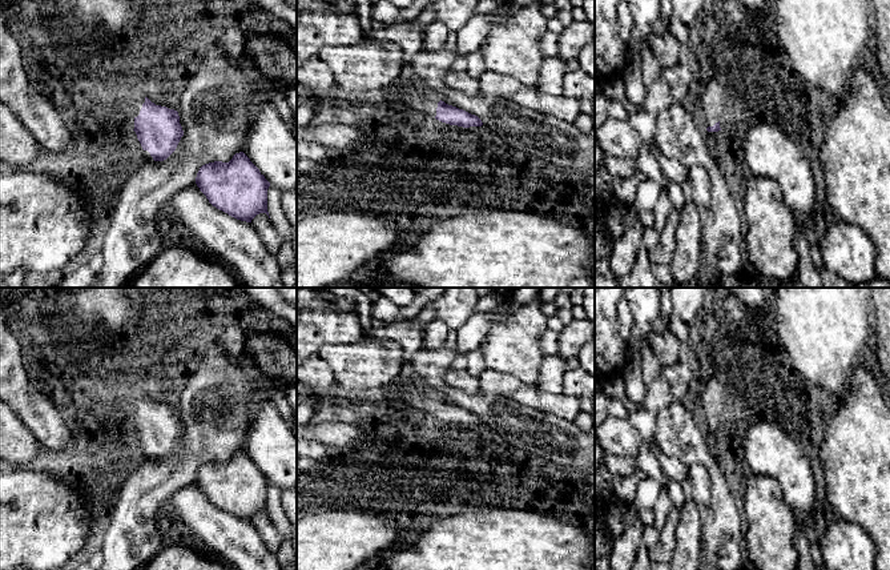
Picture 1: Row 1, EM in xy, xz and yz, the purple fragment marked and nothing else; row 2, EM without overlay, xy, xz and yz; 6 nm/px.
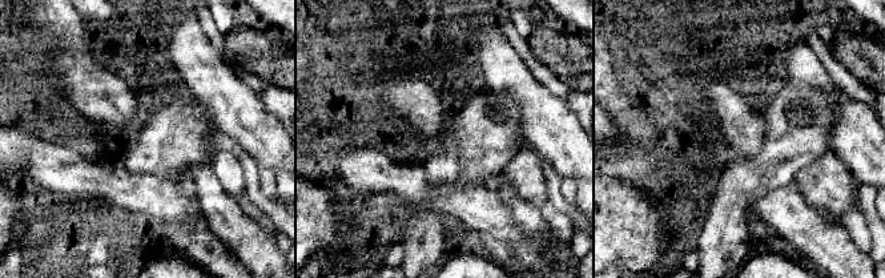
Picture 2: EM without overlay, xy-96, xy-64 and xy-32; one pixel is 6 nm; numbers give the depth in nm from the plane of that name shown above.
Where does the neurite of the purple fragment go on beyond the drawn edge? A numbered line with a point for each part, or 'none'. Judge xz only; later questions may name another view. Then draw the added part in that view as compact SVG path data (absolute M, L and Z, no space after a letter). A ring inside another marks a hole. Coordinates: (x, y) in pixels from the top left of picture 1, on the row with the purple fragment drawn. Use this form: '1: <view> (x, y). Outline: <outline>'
1: xz (405, 97). Outline: M403 87L380 89L375 97L383 103L424 112L432 117L436 116L438 103L440 101L432 95Z

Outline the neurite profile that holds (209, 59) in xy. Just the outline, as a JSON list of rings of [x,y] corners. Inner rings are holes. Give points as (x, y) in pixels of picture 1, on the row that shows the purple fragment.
[[[214,44],[205,48],[198,56],[198,67],[212,71],[225,69],[225,60],[216,51]]]

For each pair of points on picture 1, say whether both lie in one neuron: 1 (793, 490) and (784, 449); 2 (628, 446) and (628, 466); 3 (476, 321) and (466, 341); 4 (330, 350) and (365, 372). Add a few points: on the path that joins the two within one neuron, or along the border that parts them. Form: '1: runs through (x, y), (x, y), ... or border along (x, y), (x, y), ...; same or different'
1: runs through (790, 480), (790, 468), (784, 460); same
2: border along (608, 452), (635, 458); different
3: runs through (476, 326), (470, 336); same
4: runs through (338, 356), (357, 366); same

